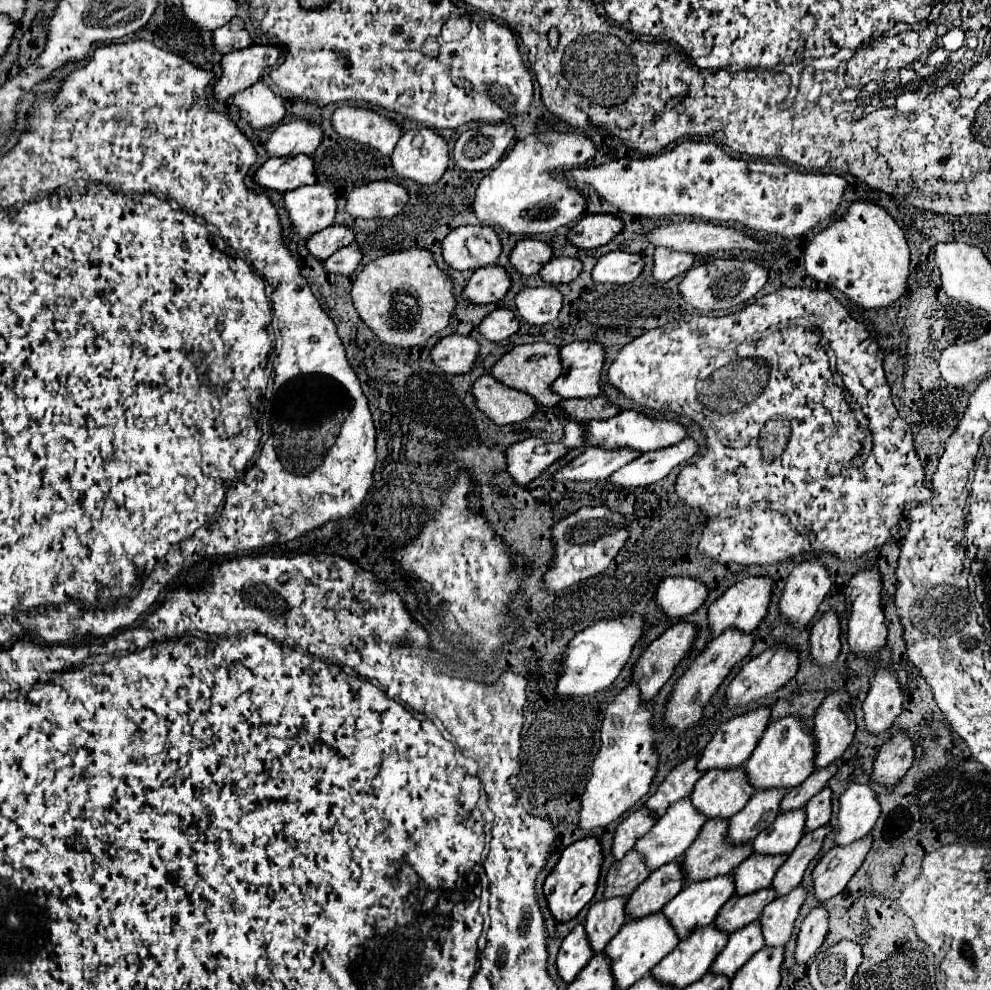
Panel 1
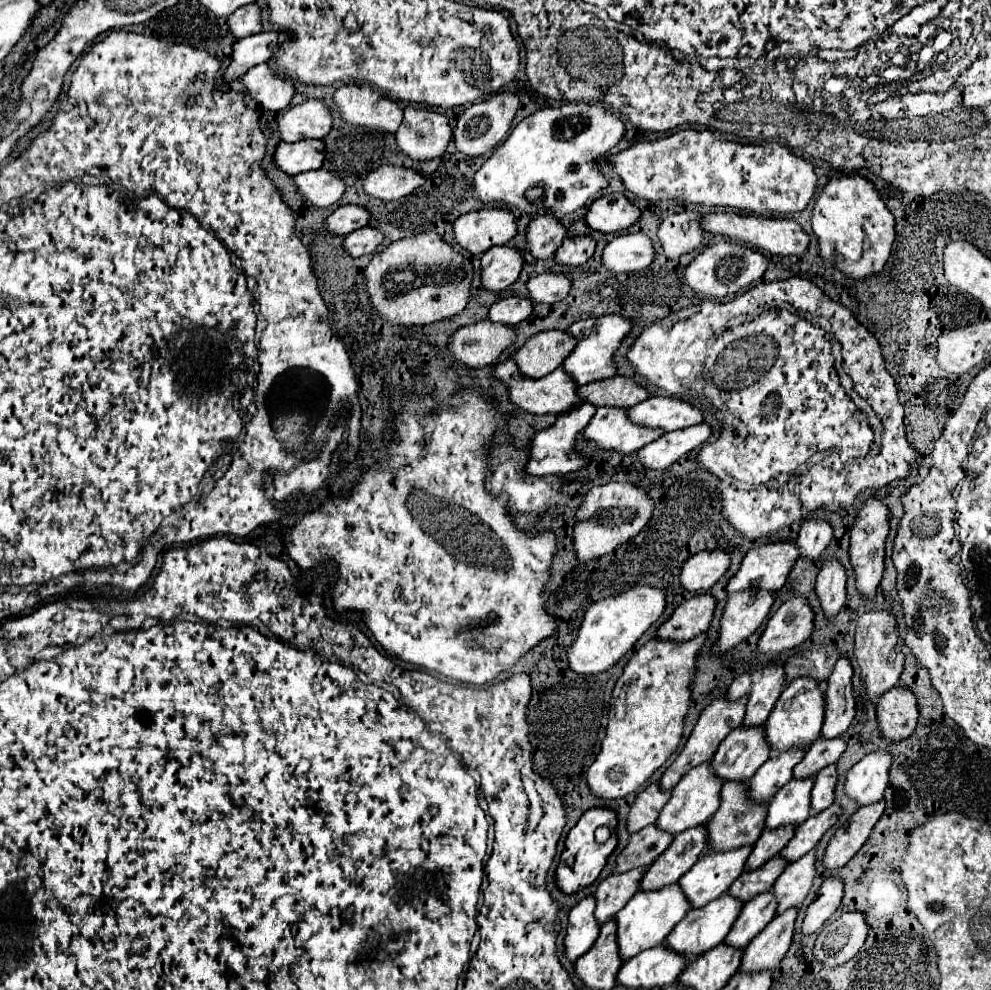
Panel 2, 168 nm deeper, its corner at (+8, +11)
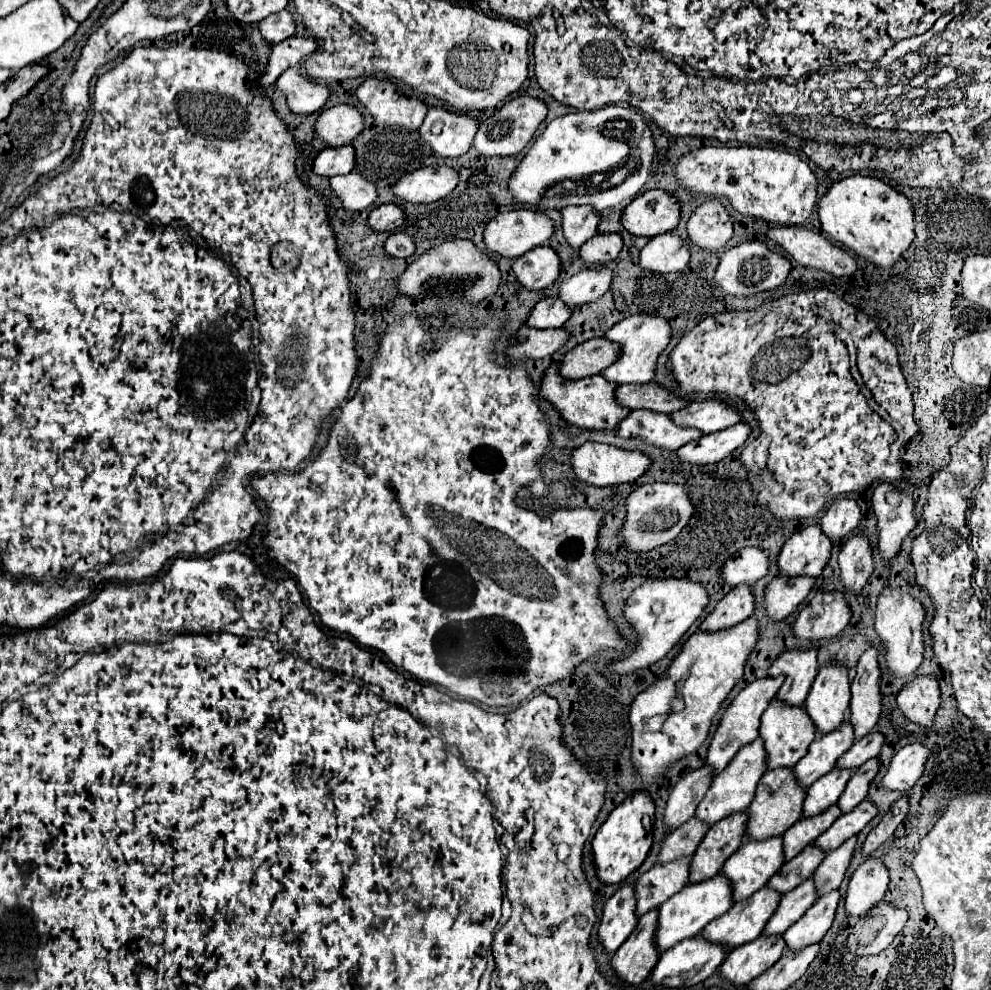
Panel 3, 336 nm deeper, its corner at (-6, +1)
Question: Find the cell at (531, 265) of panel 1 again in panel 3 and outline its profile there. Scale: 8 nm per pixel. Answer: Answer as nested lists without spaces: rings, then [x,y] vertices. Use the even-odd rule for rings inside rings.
[[[565,206],[563,208],[563,234],[565,240],[579,248],[597,232],[601,216],[593,206]]]

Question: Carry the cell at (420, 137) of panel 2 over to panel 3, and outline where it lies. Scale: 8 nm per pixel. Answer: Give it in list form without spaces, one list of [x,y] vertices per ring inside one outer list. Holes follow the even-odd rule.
[[[429,108],[425,122],[419,128],[425,142],[437,156],[457,158],[473,146],[479,130],[479,120],[467,114],[449,112],[445,108]]]

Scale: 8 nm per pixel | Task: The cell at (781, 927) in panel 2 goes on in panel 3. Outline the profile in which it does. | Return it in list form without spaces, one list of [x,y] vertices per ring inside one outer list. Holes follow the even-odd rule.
[[[839,890],[827,892],[783,934],[789,950],[803,950],[813,942],[819,942],[833,924],[837,904],[841,900]]]

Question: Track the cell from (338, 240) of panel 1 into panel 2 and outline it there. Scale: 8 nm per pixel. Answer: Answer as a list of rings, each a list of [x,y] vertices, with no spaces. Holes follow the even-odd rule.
[[[349,204],[349,206],[339,206],[333,214],[325,218],[325,230],[333,236],[345,236],[369,222],[369,212],[361,206]]]

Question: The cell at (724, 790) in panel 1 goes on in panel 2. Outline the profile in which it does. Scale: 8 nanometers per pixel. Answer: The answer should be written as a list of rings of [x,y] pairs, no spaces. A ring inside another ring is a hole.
[[[739,726],[721,742],[717,752],[709,760],[709,768],[723,782],[747,782],[767,758],[769,746],[765,744],[765,740],[761,740],[761,726]],[[733,750],[737,750],[735,758],[731,758]]]

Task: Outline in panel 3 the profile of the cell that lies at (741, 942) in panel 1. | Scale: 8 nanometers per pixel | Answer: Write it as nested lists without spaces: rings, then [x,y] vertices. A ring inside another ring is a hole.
[[[807,878],[799,888],[787,892],[781,898],[781,904],[779,904],[777,912],[767,922],[763,934],[765,936],[783,934],[791,924],[795,924],[815,904],[815,900],[817,900],[815,882],[813,882],[813,878]]]

